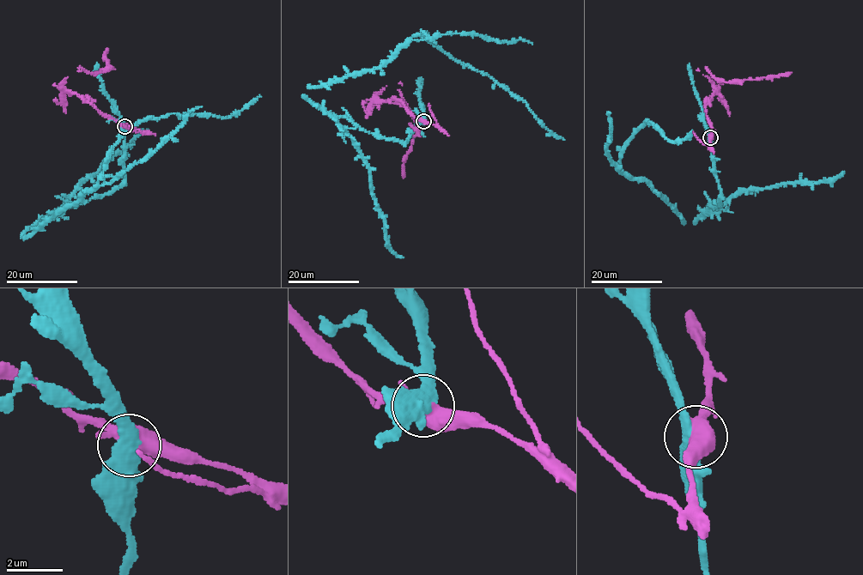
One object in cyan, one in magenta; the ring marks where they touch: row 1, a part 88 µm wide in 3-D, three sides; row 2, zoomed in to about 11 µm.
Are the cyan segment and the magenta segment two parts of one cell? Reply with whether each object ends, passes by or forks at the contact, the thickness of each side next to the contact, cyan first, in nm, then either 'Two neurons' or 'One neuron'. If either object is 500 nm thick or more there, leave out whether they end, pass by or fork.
Thickness 500 nm (cyan) against 440 nm. Two neurons

